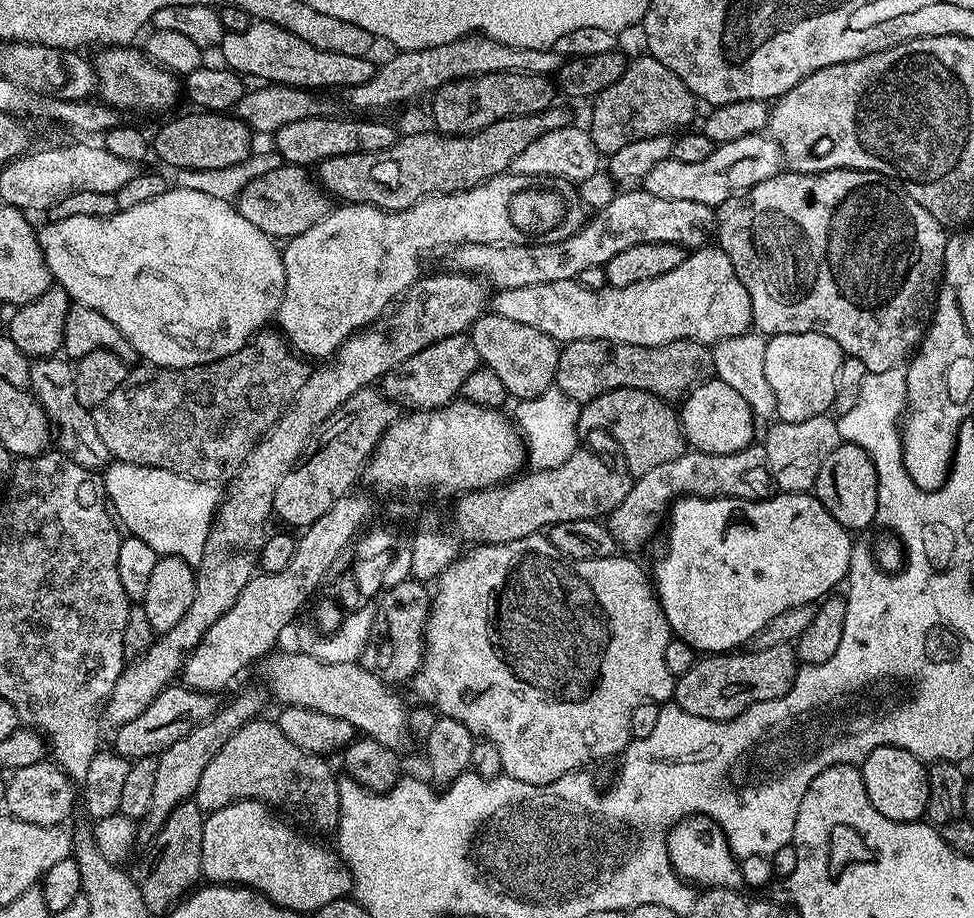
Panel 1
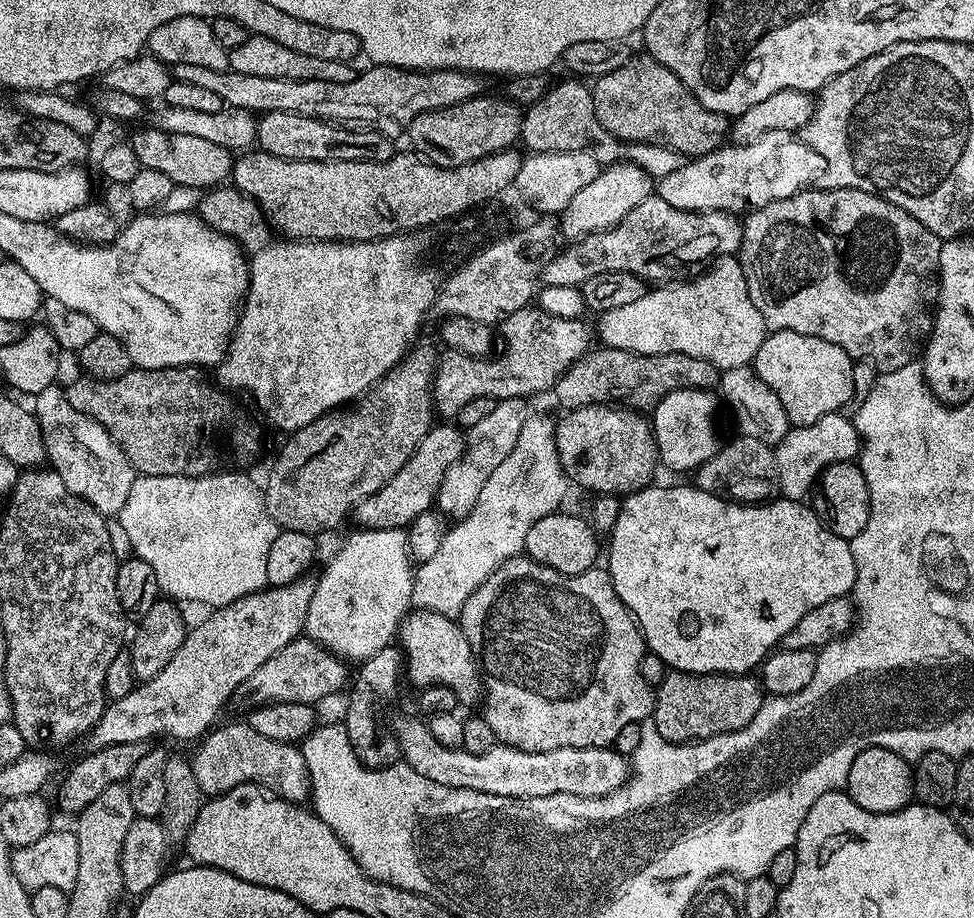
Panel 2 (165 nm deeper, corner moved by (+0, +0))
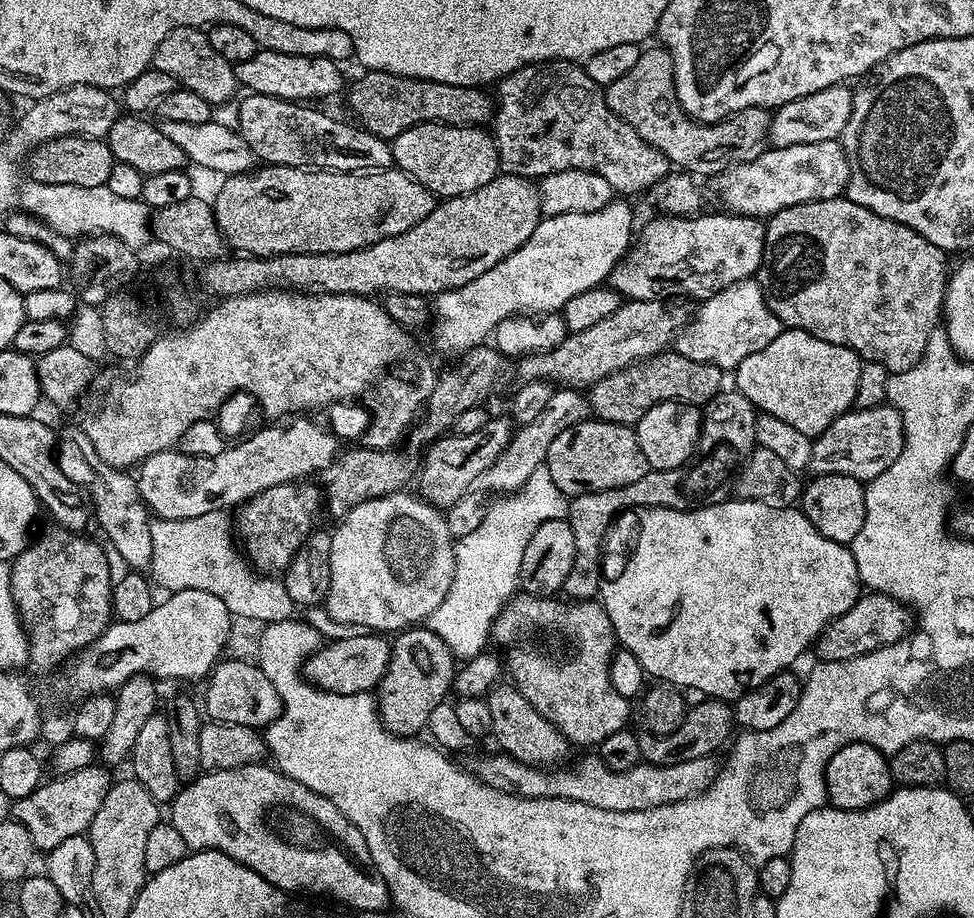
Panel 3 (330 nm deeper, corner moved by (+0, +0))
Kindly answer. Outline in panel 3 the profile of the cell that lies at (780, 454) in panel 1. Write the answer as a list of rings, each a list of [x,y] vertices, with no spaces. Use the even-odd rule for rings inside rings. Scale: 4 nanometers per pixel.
[[[856,408],[843,412],[838,419],[830,422],[830,426],[826,426],[822,435],[813,439],[807,471],[817,476],[846,474],[867,482],[878,478],[882,470],[894,466],[894,458],[902,454],[903,445],[904,427],[897,408]]]

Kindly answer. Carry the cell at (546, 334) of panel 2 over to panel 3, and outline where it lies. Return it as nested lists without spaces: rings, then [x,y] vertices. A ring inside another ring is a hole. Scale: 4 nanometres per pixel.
[[[628,300],[610,318],[602,318],[590,330],[573,332],[550,352],[530,352],[519,357],[520,380],[546,380],[560,386],[575,386],[584,390],[598,383],[606,374],[637,364],[673,343],[678,323],[658,300]]]

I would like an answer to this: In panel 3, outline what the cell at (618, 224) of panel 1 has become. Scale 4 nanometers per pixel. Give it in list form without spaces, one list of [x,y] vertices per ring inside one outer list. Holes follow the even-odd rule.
[[[720,212],[713,216],[657,215],[641,236],[639,233],[631,251],[614,266],[607,283],[628,300],[664,302],[667,296],[693,296],[696,302],[703,302],[739,280],[753,279],[764,261],[765,221]]]

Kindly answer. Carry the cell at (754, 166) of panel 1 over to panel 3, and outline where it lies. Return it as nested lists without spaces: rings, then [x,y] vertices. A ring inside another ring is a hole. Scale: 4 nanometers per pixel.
[[[839,140],[806,142],[785,148],[769,147],[758,158],[736,164],[719,173],[715,177],[714,183],[716,183],[716,192],[720,195],[721,202],[725,204],[723,207],[729,213],[767,218],[774,215],[775,212],[781,212],[783,208],[789,208],[795,204],[805,204],[811,200],[843,193],[848,187],[848,159],[844,153],[844,145]]]

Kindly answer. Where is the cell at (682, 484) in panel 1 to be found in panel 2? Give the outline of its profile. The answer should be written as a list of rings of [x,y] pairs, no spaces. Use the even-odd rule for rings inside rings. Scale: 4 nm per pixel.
[[[736,434],[725,448],[724,445],[717,447],[716,453],[696,469],[694,479],[695,487],[703,492],[723,494],[736,502],[754,504],[767,501],[774,492],[773,445],[758,442],[758,438]]]

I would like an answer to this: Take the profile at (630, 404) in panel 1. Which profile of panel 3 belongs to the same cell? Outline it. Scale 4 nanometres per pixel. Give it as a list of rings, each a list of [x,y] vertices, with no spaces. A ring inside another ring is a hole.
[[[595,418],[584,420],[575,428],[562,430],[562,434],[558,434],[554,442],[550,442],[546,467],[550,470],[550,478],[554,486],[558,486],[558,490],[562,490],[569,498],[581,496],[587,492],[630,486],[630,482],[638,482],[638,478],[642,478],[650,470],[646,462],[646,454],[642,454],[642,446],[638,446],[638,438],[629,425],[615,424]]]

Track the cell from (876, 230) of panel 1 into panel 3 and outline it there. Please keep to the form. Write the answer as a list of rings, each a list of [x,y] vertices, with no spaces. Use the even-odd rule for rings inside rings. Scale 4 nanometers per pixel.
[[[837,194],[795,204],[767,217],[764,261],[758,279],[770,310],[784,328],[800,328],[814,334],[814,338],[822,338],[822,342],[846,346],[857,352],[861,361],[878,362],[891,374],[910,370],[918,363],[930,334],[938,331],[950,275],[950,264],[944,259],[943,248],[922,238],[910,226],[882,218],[882,214],[874,214],[874,210]]]

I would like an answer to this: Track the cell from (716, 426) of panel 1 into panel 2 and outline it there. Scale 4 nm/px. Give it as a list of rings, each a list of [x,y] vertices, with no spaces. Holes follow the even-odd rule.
[[[702,388],[674,390],[651,409],[650,423],[656,439],[656,455],[663,467],[665,464],[672,472],[692,474],[716,453],[717,397],[712,395],[711,391]]]

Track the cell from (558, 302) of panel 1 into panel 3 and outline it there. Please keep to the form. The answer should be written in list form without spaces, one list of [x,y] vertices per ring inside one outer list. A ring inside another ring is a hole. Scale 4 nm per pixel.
[[[759,279],[739,280],[730,285],[726,290],[714,294],[710,299],[699,305],[696,317],[688,325],[679,329],[674,340],[674,351],[686,358],[694,358],[694,362],[706,362],[718,366],[722,370],[735,370],[754,350],[762,350],[762,346],[770,346],[774,338],[782,331],[782,325],[778,317],[770,310],[766,298],[760,289]]]

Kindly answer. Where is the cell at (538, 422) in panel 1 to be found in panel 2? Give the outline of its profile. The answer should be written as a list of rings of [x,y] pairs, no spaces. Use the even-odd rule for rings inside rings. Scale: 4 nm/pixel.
[[[529,414],[526,418],[526,426],[522,426],[522,434],[518,434],[518,442],[510,455],[499,464],[498,470],[490,474],[486,486],[482,486],[482,494],[478,494],[478,502],[468,511],[467,516],[457,519],[445,531],[442,538],[442,546],[432,557],[423,561],[415,571],[416,581],[412,587],[412,608],[437,612],[442,616],[451,618],[459,617],[464,603],[476,590],[498,570],[507,560],[524,552],[526,534],[538,518],[546,518],[546,514],[561,511],[564,499],[568,496],[570,481],[564,475],[560,459],[558,458],[558,446],[556,445],[556,420],[548,416],[536,416]]]

